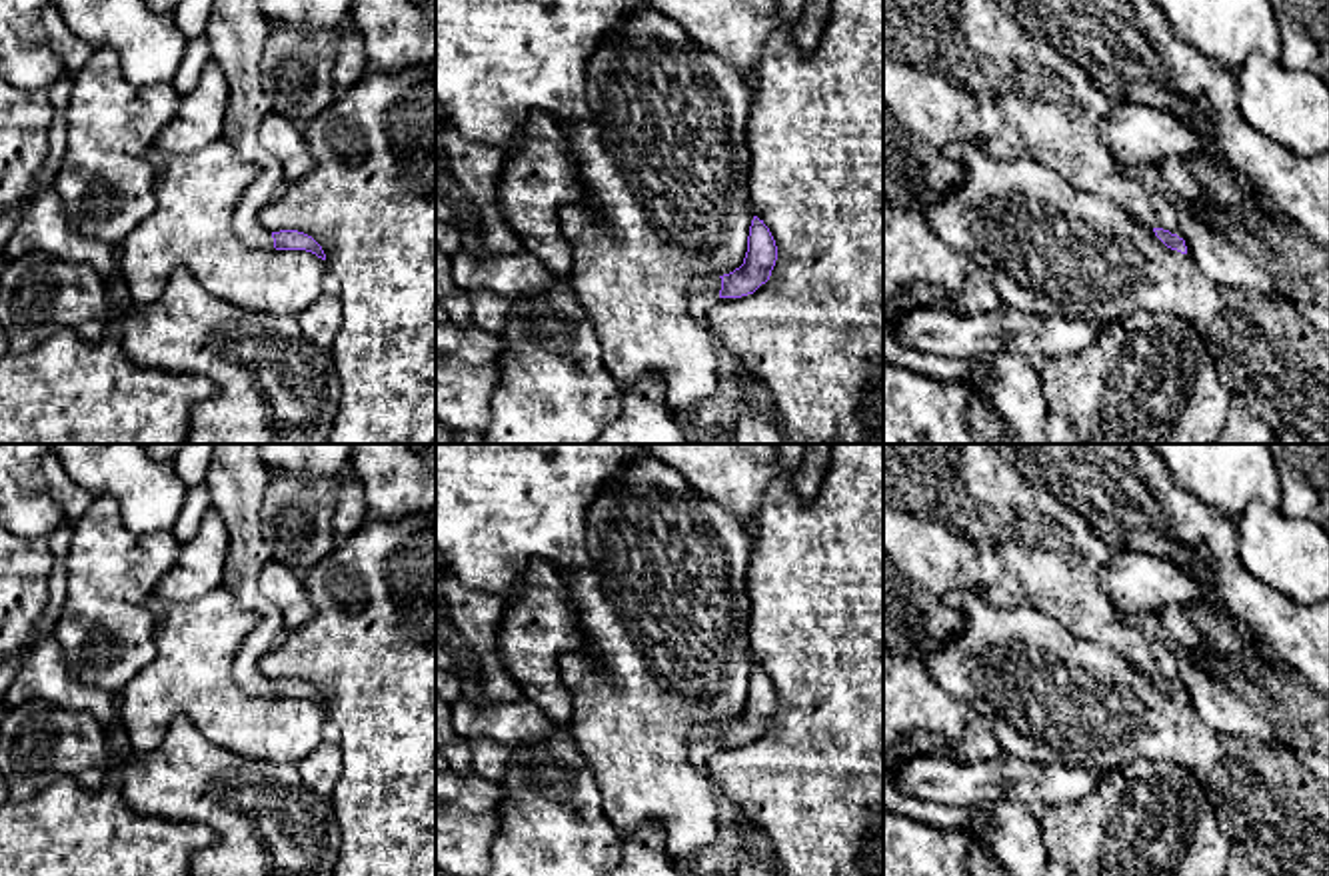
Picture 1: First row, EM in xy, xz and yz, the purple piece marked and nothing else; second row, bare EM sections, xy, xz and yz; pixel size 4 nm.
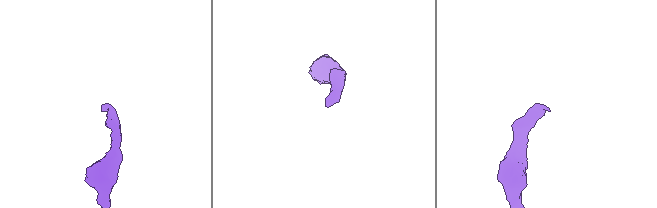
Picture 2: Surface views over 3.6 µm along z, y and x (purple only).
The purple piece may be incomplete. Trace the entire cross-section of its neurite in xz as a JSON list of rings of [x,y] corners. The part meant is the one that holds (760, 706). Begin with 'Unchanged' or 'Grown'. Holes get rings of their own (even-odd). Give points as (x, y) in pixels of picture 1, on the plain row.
Grown. [[[753,664],[747,684],[743,712],[723,724],[697,724],[689,732],[689,762],[697,772],[707,770],[709,756],[719,746],[741,746],[753,742],[771,724],[777,694],[769,676]]]

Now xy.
Grown. [[[214,444],[206,474],[212,506],[228,528],[228,556],[222,586],[236,602],[258,616],[256,628],[240,644],[232,676],[250,696],[306,698],[326,708],[322,694],[298,678],[270,680],[262,674],[262,658],[278,644],[284,628],[280,610],[260,592],[262,566],[272,560],[262,536],[262,506],[270,486],[270,470],[258,444]]]

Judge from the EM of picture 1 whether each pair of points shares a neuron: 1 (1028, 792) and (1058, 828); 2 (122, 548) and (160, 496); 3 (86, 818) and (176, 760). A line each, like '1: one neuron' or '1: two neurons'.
1: two neurons
2: two neurons
3: two neurons

